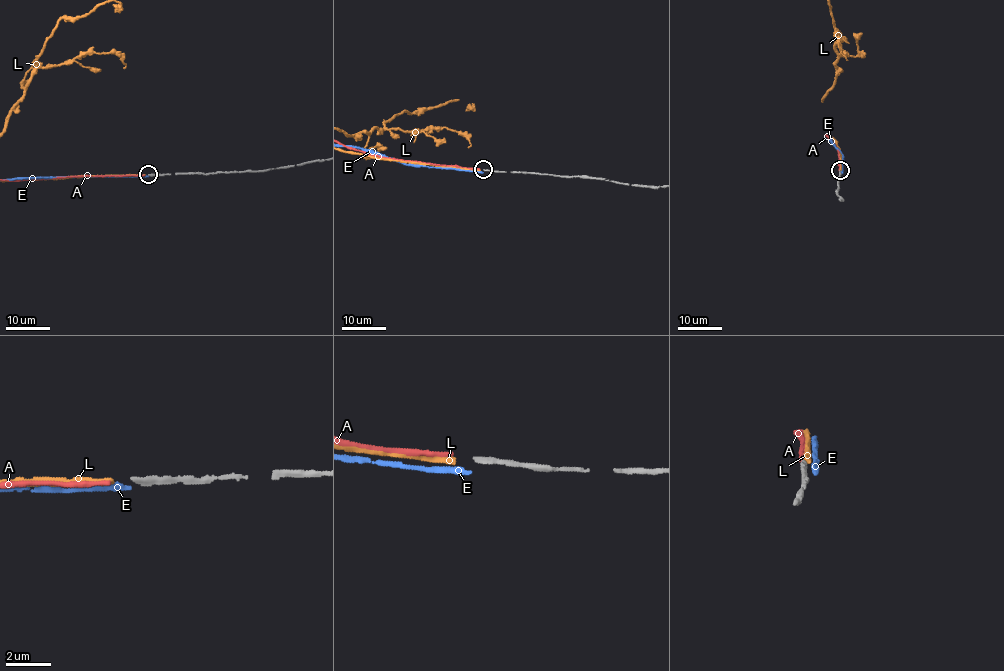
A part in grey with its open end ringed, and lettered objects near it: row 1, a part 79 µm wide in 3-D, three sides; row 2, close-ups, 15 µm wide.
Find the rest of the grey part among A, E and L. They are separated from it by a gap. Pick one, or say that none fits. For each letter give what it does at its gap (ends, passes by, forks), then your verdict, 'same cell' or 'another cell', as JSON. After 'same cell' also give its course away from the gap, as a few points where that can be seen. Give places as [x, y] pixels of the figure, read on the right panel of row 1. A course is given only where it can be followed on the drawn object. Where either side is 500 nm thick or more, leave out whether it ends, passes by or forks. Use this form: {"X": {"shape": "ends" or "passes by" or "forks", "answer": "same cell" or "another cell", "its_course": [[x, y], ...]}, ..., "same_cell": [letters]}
{"A": {"shape": "ends", "answer": "another cell"}, "E": {"shape": "ends", "answer": "another cell"}, "L": {"shape": "ends", "answer": "same cell"}, "same_cell": ["L"]}

